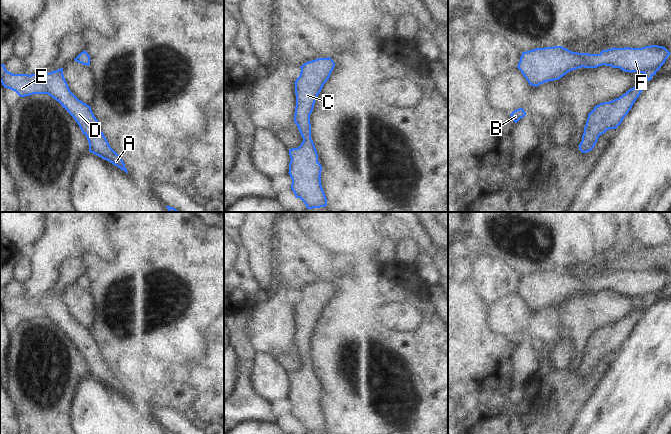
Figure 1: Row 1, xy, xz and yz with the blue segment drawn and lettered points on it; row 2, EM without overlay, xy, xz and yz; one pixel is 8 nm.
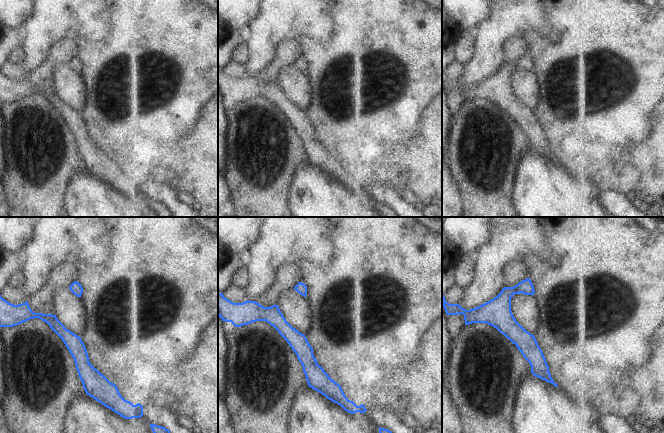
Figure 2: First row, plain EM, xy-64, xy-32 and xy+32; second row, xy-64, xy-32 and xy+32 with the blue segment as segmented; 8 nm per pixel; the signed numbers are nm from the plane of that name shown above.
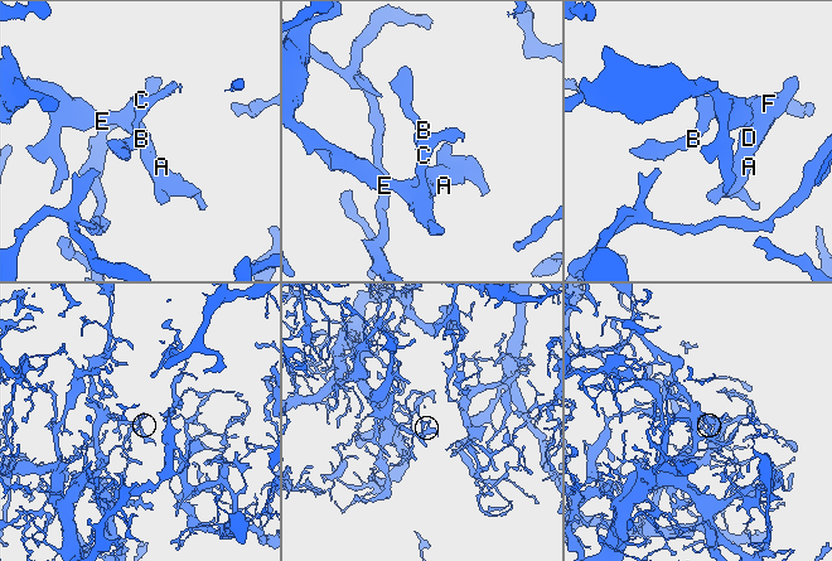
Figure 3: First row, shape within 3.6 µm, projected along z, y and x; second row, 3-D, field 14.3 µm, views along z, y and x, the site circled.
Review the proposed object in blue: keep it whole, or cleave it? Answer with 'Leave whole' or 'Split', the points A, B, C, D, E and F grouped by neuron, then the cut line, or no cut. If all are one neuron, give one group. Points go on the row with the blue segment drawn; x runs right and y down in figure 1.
Leave whole. Groups: A B C D E F. No split

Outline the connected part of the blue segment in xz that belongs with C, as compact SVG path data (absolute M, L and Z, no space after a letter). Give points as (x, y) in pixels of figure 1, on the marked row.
M318 58L304 63L300 76L295 81L296 107L294 122L303 138L301 145L289 149L289 175L291 189L296 198L300 198L307 209L327 206L327 198L321 185L322 166L311 139L310 115L323 85L329 79L335 67L330 58Z

